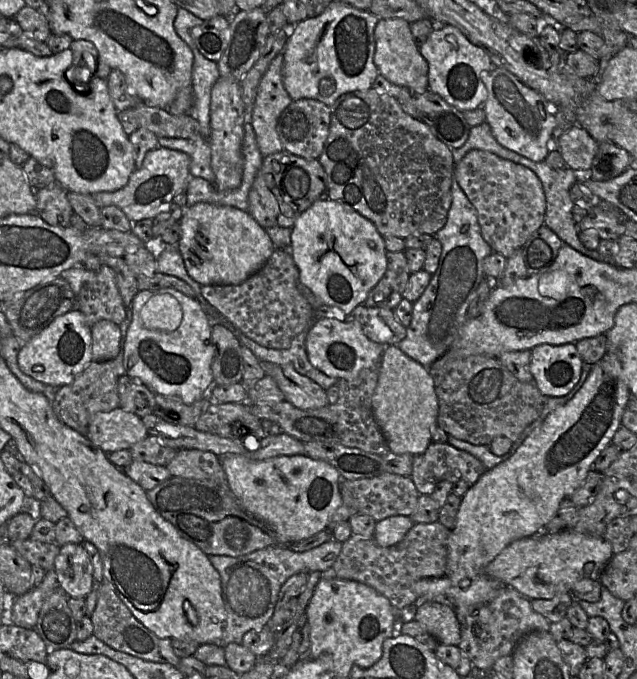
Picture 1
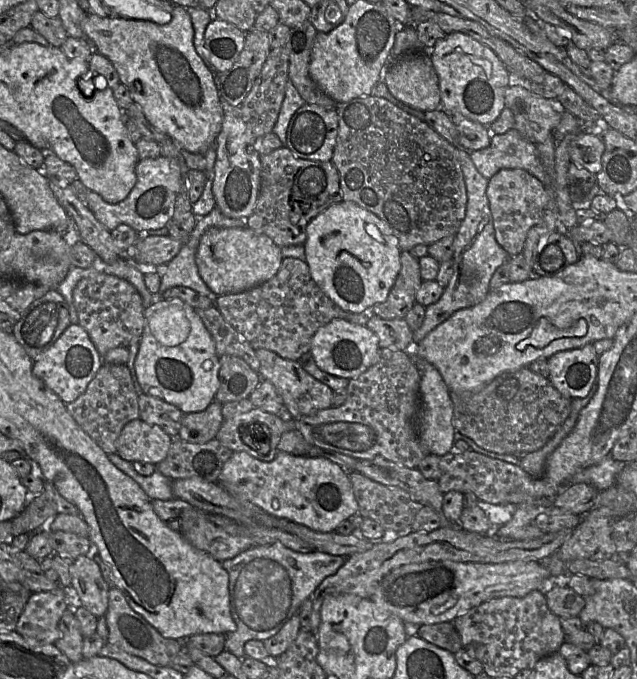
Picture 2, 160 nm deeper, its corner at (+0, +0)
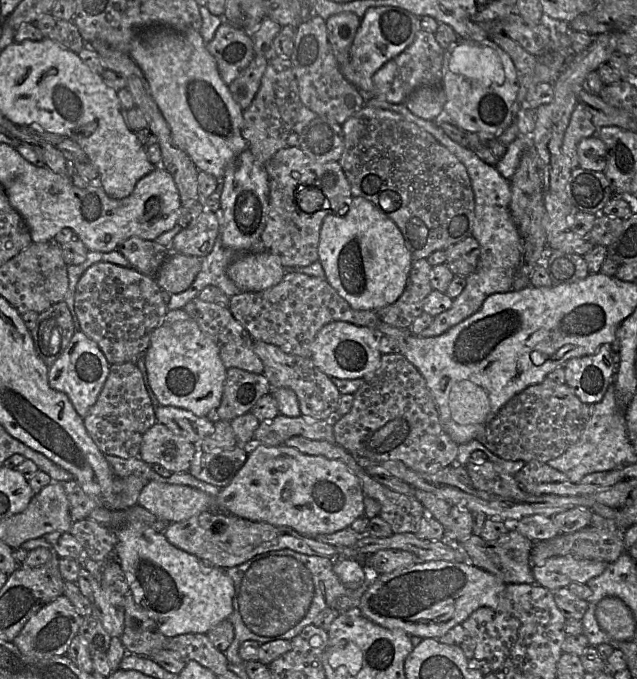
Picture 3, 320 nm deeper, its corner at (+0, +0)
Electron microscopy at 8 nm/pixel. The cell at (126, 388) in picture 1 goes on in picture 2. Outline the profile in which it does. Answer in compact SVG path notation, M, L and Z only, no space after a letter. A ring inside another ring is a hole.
M142 393L138 396L139 419L159 426L173 439L177 438L184 413L164 400Z

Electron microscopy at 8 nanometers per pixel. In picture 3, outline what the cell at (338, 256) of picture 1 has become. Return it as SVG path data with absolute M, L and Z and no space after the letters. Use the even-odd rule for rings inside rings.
M362 197L344 199L346 205L337 214L324 217L320 229L318 261L326 281L355 310L378 310L394 303L403 293L412 265L410 252L397 225Z

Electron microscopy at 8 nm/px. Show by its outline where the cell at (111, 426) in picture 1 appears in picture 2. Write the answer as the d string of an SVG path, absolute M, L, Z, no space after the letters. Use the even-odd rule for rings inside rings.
M135 419L123 427L116 441L116 454L129 462L157 465L166 458L172 442L173 438L159 426Z

